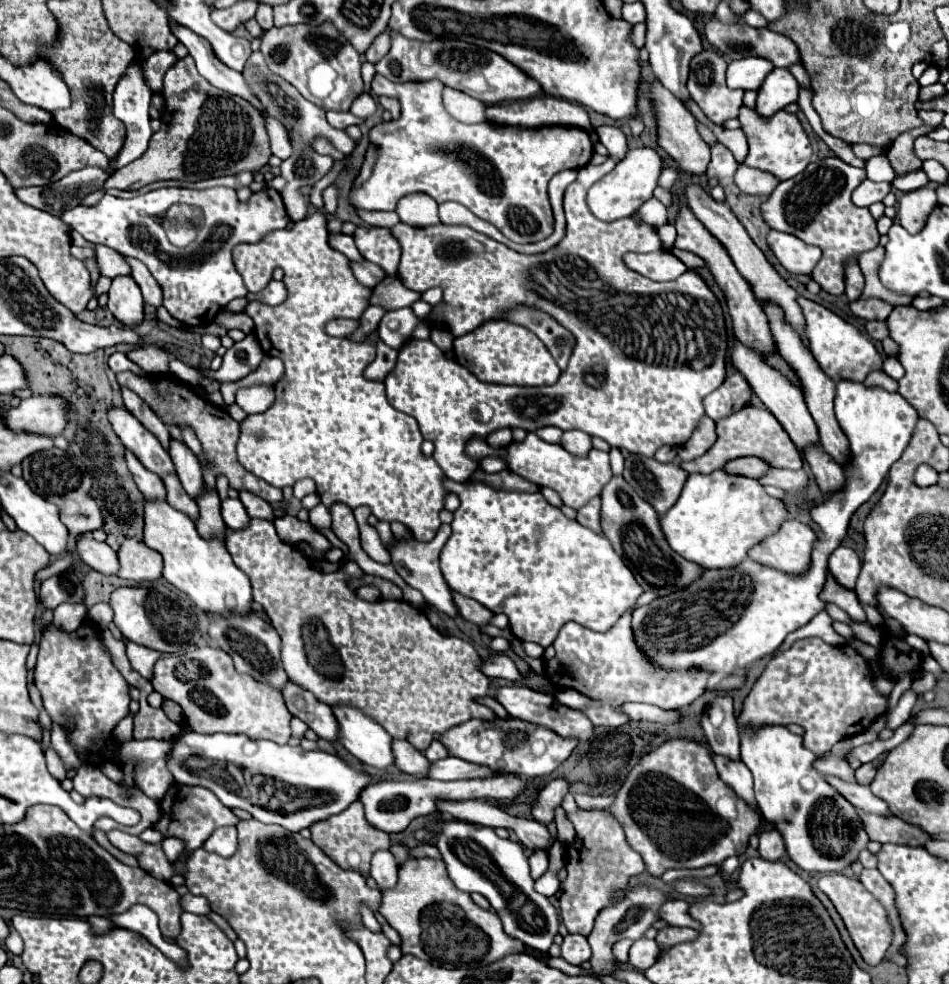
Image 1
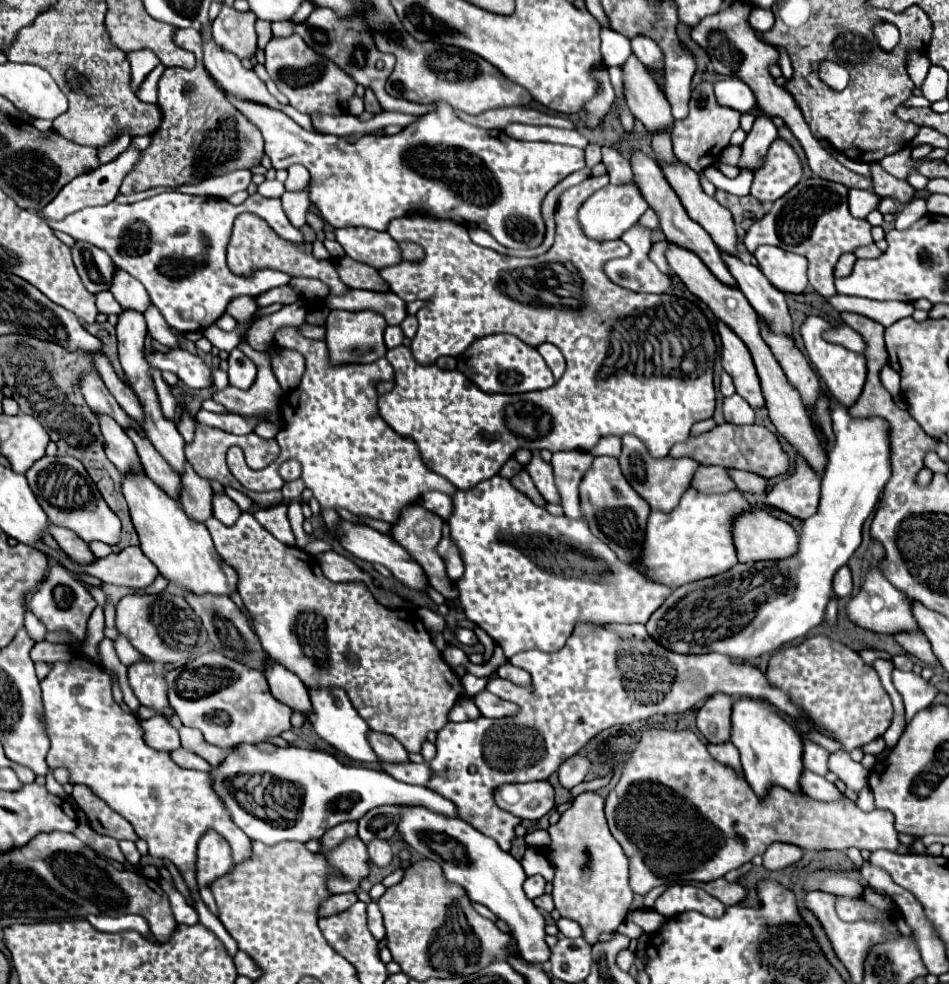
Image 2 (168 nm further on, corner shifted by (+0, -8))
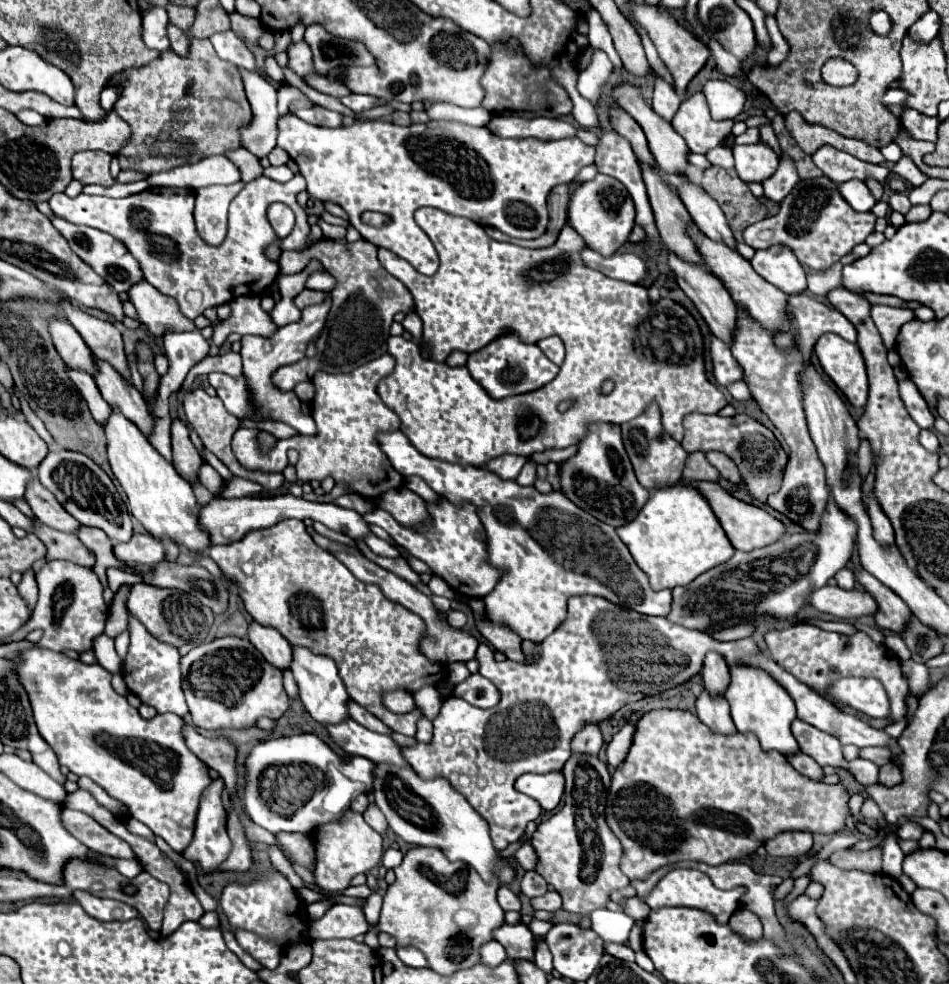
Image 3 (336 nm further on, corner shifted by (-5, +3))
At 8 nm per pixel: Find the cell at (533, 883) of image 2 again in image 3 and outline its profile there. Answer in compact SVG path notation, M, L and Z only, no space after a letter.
M532 870L532 872L526 872L526 874L522 876L520 892L522 892L524 896L528 896L528 898L536 898L536 896L542 896L542 894L548 892L546 886L548 886L546 880Z

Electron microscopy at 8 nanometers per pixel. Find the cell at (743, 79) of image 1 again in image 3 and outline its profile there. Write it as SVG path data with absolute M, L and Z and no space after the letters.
M728 80L706 82L702 94L706 96L710 116L714 120L734 120L746 102L746 94Z

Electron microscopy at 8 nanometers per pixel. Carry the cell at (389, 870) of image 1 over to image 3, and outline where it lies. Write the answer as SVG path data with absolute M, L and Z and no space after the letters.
M368 804L366 812L364 812L364 820L366 820L376 832L380 832L380 834L384 834L384 832L388 830L386 818L382 816L382 812L380 812L380 808L378 808L376 804Z

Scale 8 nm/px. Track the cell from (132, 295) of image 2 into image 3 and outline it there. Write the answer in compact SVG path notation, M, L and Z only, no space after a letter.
M148 282L134 284L130 288L130 302L138 310L140 322L150 330L154 338L162 338L166 332L186 332L196 330L192 320L186 320L178 312L178 304L170 300L170 296L162 296Z

